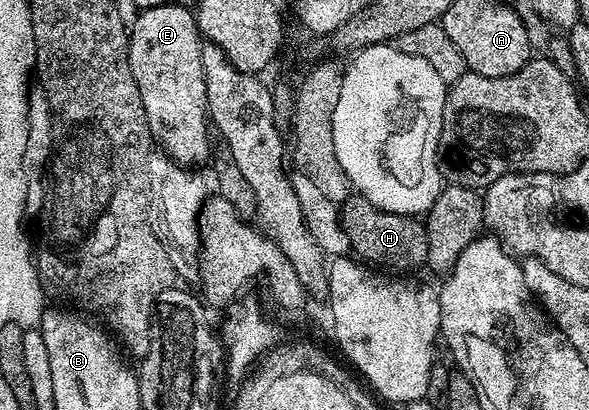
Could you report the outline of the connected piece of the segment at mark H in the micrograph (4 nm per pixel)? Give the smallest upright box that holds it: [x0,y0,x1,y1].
[340,194,428,270]

